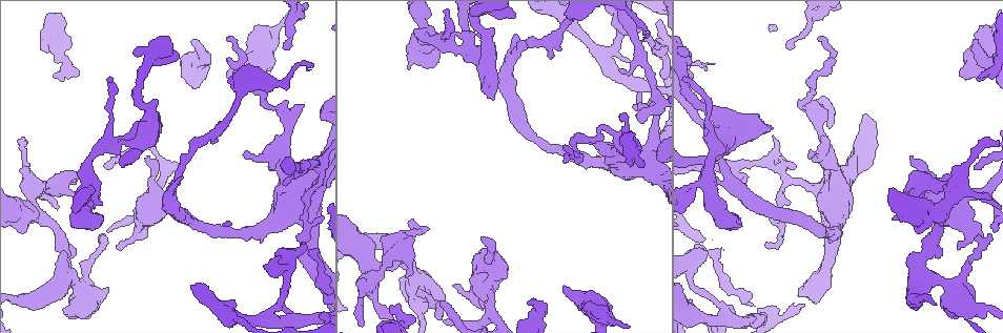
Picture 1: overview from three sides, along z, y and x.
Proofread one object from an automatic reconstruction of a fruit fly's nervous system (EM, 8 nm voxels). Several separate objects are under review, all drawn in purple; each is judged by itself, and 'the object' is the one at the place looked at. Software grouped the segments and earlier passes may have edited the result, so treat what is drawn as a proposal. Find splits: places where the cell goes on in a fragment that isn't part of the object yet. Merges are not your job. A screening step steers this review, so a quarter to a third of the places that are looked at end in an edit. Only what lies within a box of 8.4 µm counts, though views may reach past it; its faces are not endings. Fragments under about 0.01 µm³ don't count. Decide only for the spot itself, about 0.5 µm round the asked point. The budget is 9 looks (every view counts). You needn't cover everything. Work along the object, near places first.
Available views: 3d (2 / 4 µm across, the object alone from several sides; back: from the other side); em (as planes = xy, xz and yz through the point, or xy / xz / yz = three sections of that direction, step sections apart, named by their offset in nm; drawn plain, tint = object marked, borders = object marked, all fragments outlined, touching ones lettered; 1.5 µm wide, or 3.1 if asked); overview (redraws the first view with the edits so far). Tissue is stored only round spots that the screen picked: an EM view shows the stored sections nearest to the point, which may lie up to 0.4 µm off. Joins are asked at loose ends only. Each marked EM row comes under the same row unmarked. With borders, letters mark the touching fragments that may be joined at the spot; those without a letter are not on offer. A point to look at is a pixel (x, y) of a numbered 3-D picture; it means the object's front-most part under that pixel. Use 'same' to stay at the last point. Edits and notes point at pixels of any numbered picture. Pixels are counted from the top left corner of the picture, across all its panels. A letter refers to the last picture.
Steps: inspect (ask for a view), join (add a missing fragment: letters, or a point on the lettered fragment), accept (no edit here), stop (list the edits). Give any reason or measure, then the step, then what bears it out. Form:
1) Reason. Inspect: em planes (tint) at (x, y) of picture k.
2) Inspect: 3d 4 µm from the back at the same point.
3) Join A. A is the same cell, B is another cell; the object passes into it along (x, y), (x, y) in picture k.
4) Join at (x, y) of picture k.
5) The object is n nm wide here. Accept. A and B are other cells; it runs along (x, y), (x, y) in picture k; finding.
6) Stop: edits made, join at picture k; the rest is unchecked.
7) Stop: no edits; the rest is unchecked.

End of a long branch. Inspect: em planes (borders) at (61, 77) of picture 1.

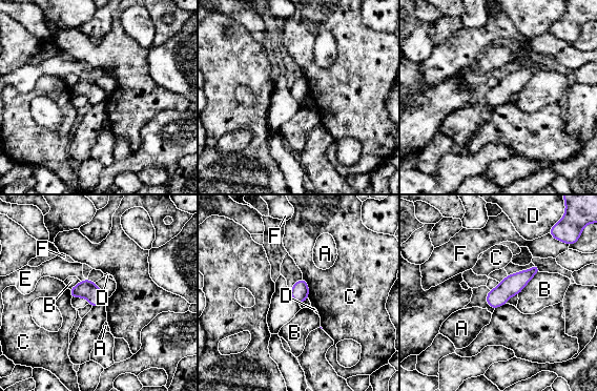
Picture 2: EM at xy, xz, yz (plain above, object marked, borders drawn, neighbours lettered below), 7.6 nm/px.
The object is 140 nm wide here. Accept. A, B, C, D, E and F are other cells; it runs along (536, 267), (489, 302) in picture 2; none of them fits.

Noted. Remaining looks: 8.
Free end. Inspect: 3d 2 µm from the back at (486, 238) of picture 1.

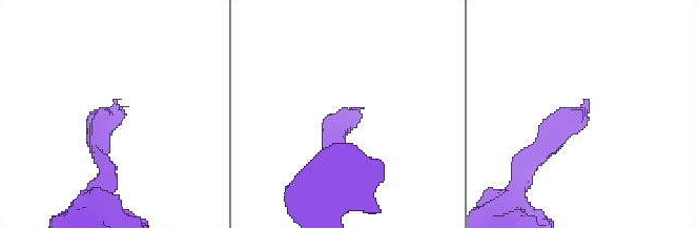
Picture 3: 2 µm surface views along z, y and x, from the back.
Inspect: em planes (borders) at (587, 99) of picture 3.

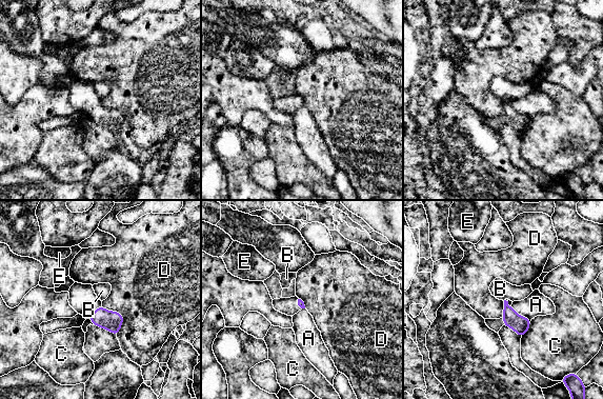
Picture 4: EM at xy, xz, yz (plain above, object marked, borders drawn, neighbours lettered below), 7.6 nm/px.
Accept. A, B, C, D and E are other cells; a border runs along (101, 305), (122, 315), (117, 335) in picture 4; none of them fits.

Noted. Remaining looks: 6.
Free end. Inspect: 3d 4 µm at (960, 73) of picture 1.

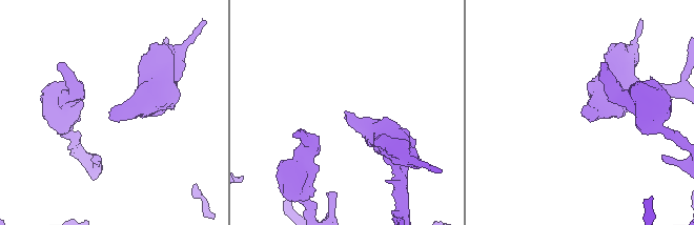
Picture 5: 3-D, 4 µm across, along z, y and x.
Need the tissue. Inspect: em planes (borders) at (581, 112) of picture 5.

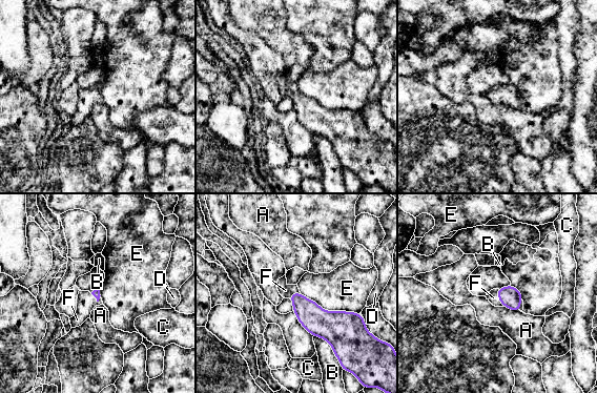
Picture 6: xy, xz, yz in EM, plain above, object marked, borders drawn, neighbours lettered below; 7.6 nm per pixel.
The longest contact is with E, 480 nm. Join at (85, 304) of picture 6. F is the same cell, A, B, C, D and E are other cells; the cell continues.

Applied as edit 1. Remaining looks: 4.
Inspect: overview.

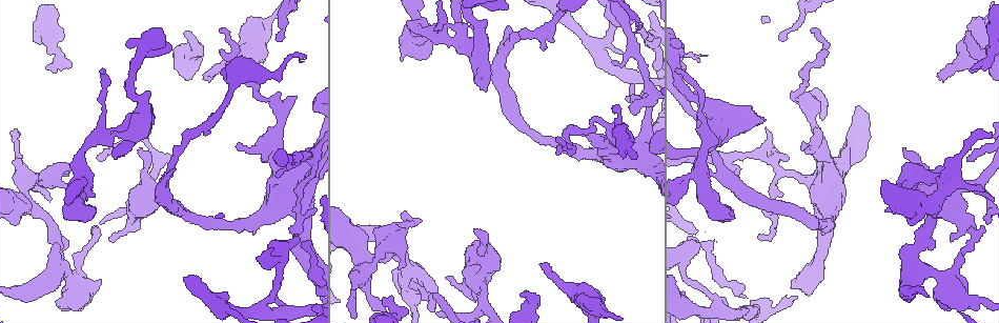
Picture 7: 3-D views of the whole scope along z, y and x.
Free end. Inspect: 3d 4 µm at (305, 58) of picture 7.

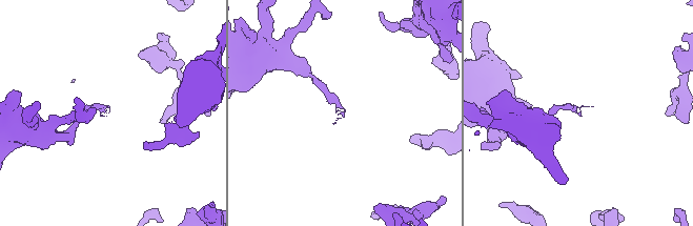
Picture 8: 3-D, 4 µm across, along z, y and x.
Inspect: em xy step 8 (tint) at (344, 114) of picture 8.

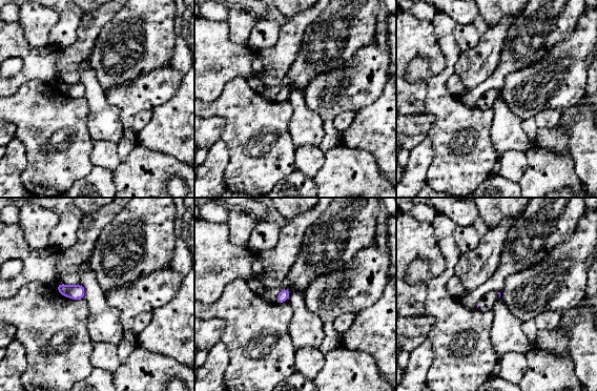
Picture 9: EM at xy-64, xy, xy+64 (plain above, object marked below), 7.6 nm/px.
Inspect: em planes (borders) at the same point.

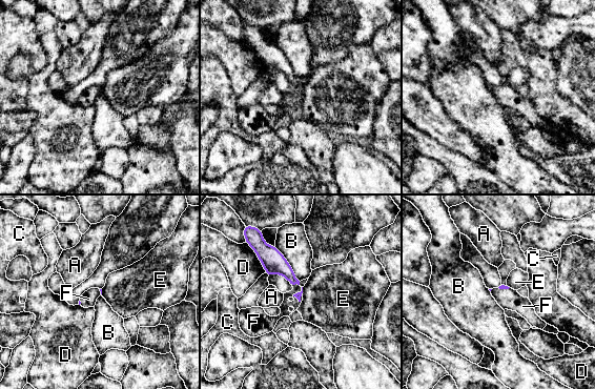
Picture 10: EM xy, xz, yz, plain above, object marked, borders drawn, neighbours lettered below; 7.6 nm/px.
Join at (284, 307) of picture 10. F is the same cell, A, B, C, D and E are other cells; the object passes into it along (273, 262), (295, 283), (284, 307) in picture 10; it goes on there.

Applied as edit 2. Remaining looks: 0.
Stop: edits made, join at picture 6, join at picture 10; the rest is unchecked.

